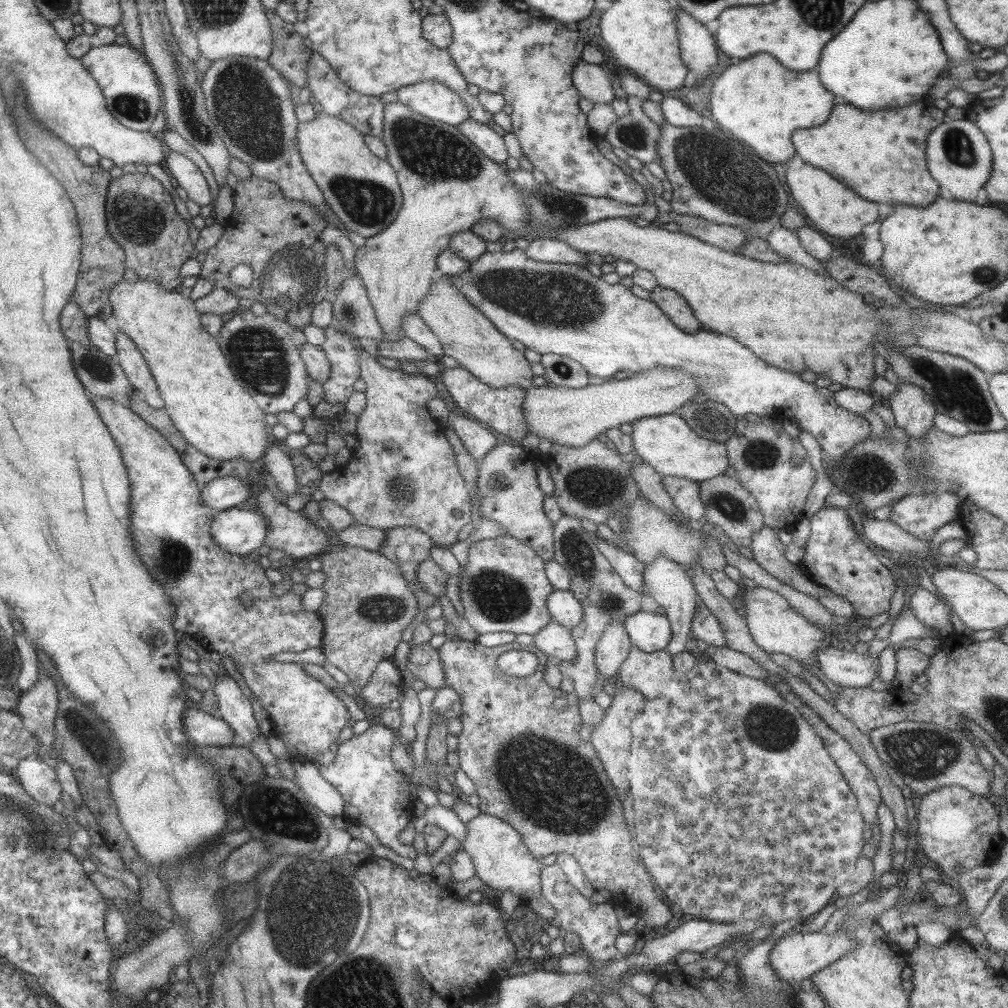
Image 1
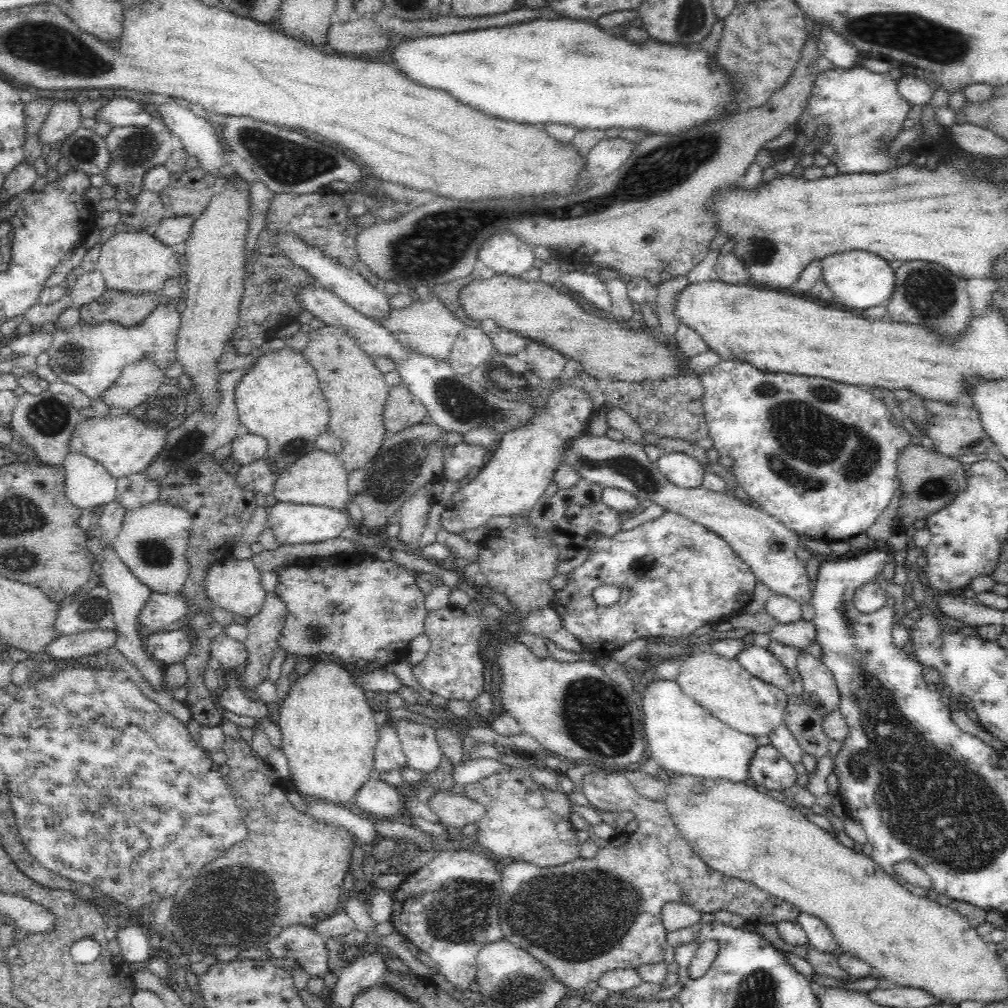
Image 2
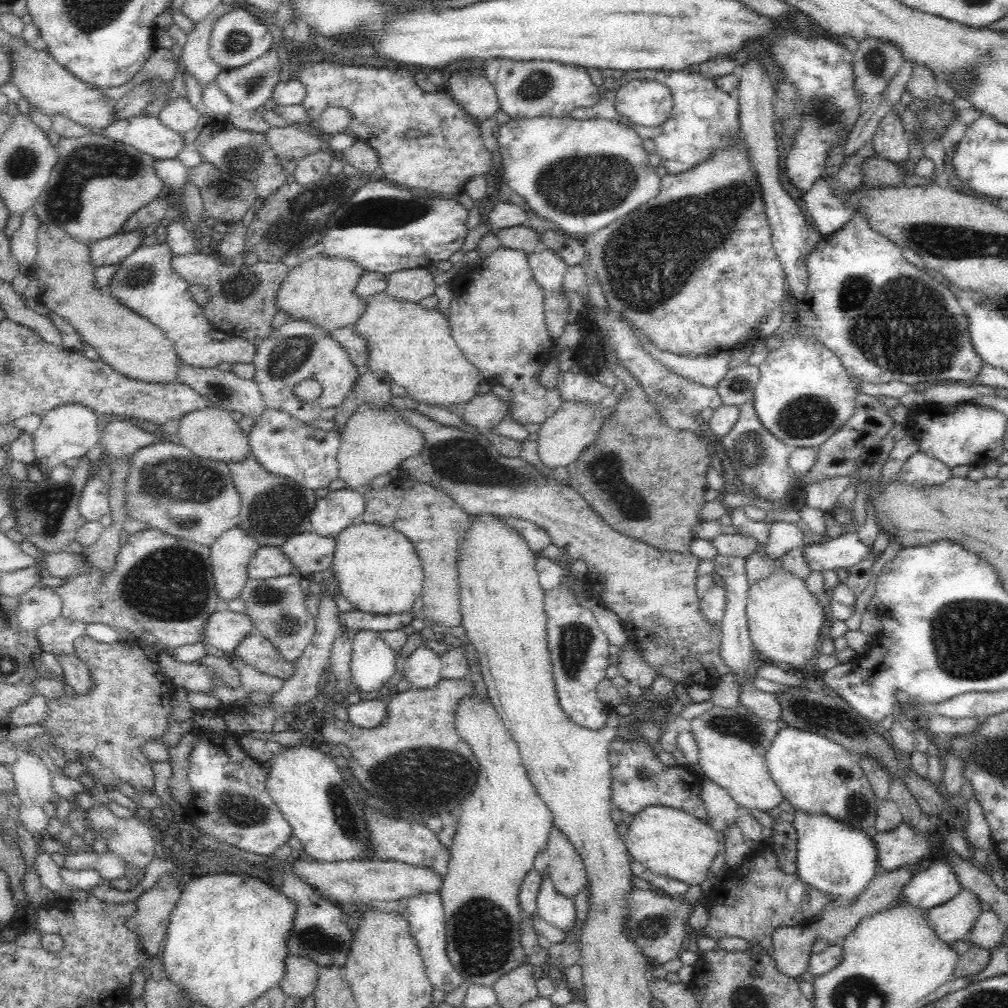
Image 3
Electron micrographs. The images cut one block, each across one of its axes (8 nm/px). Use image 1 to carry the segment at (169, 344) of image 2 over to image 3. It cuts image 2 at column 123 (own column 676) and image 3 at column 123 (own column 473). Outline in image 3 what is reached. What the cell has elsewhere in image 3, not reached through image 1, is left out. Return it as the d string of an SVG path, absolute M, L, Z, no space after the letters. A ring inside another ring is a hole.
M154 243L152 246L140 245L135 248L122 262L119 262L106 289L109 295L118 304L127 306L132 313L148 320L154 326L164 331L166 338L174 343L174 349L178 351L183 364L194 367L215 367L219 362L228 363L250 363L255 355L256 344L248 342L239 335L230 335L225 340L217 341L208 337L212 329L211 323L204 317L203 309L198 306L188 294L187 281L179 274L176 274L170 266L173 254L170 248L162 244Z

